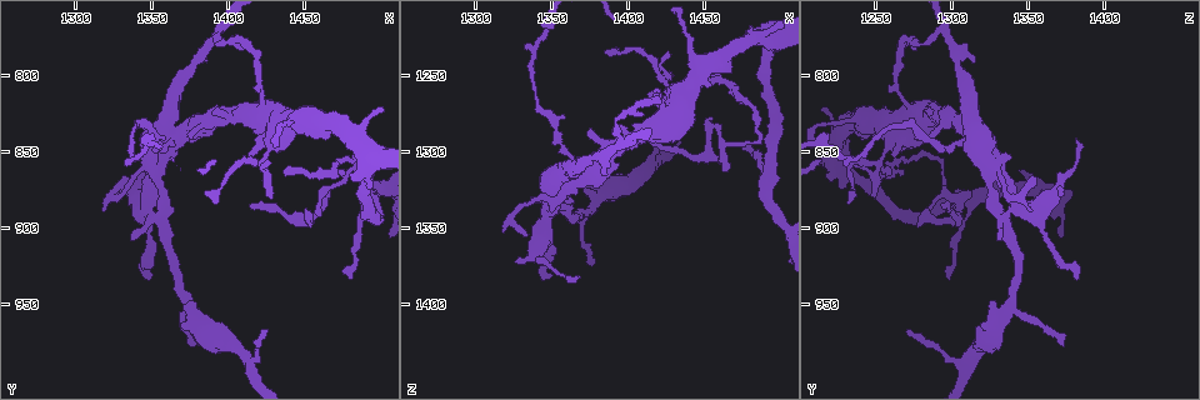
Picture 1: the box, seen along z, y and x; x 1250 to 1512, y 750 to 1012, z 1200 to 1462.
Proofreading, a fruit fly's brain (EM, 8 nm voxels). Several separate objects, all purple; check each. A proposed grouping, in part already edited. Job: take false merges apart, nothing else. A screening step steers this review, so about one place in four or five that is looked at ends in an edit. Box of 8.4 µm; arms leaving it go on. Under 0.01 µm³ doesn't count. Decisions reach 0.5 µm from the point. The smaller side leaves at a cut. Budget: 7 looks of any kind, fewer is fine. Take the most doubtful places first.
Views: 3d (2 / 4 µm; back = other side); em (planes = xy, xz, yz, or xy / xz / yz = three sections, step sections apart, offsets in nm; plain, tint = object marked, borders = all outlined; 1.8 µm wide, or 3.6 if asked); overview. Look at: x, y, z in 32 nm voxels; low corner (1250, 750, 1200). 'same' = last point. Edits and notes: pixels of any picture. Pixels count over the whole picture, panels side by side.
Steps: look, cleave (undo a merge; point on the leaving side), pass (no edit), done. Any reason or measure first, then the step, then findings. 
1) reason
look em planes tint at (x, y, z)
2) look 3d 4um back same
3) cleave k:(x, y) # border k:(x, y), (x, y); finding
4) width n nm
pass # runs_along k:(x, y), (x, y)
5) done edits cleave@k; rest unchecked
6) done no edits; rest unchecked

calibre changes
look em xz step 8 tint at (1458, 890, 1304)

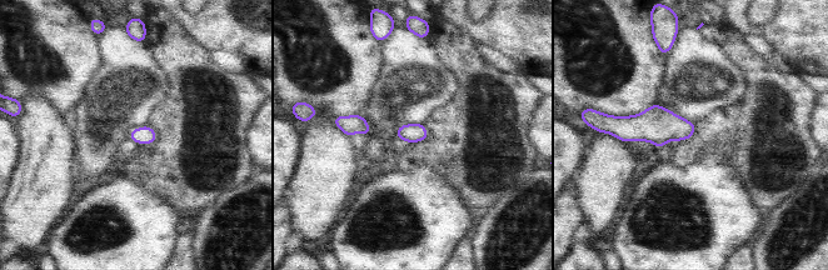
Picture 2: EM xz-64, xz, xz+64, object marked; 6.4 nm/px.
width 110 nm
pass # continuous, no second neuron

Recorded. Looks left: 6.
two arms at a narrow angle
look em 3.6um xy step 8 tint at (1350, 862, 1328)

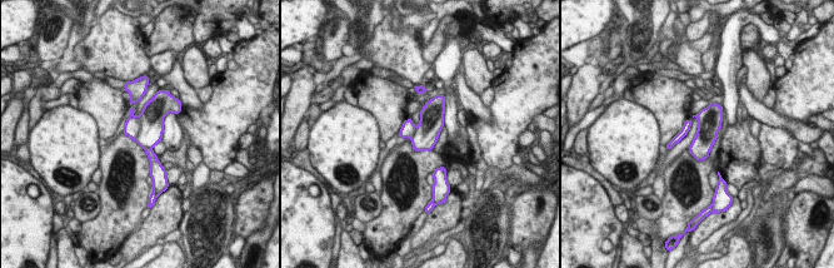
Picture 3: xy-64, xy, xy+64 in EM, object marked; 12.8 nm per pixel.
another direction
look em 3.6um planes borders same

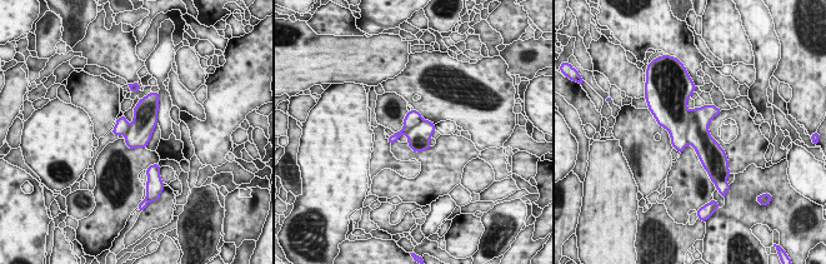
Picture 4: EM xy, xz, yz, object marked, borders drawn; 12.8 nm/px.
cleave 4:(674, 114) # border 4:(689, 110), (686, 143); two neurons meet here

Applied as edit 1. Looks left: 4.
sharp bend
look em planes tint at (1336, 854, 1236)

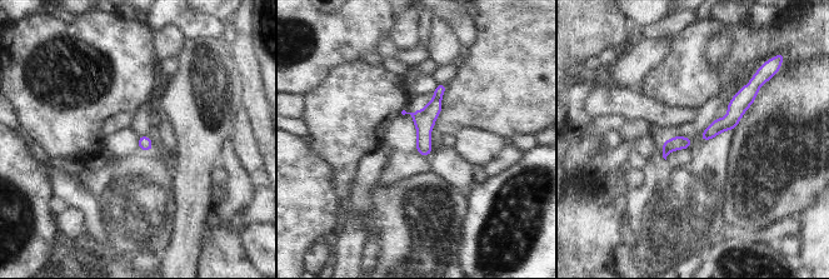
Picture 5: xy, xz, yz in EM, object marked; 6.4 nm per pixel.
pass # runs_along 5:(443, 86), (424, 119), (425, 153); continuous, no second neuron

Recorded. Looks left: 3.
done edits cleave@4; rest unchecked

